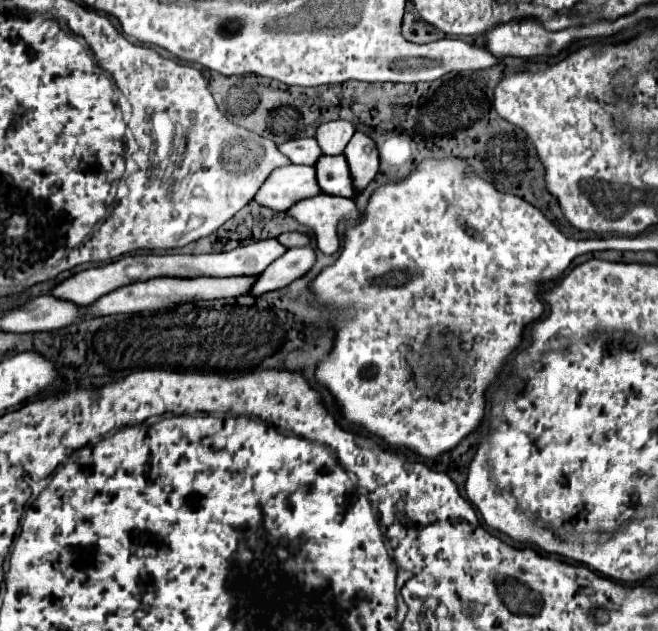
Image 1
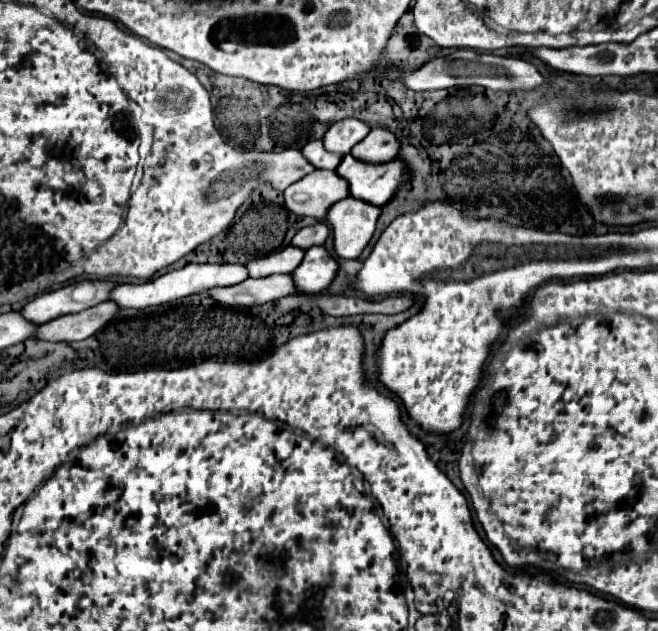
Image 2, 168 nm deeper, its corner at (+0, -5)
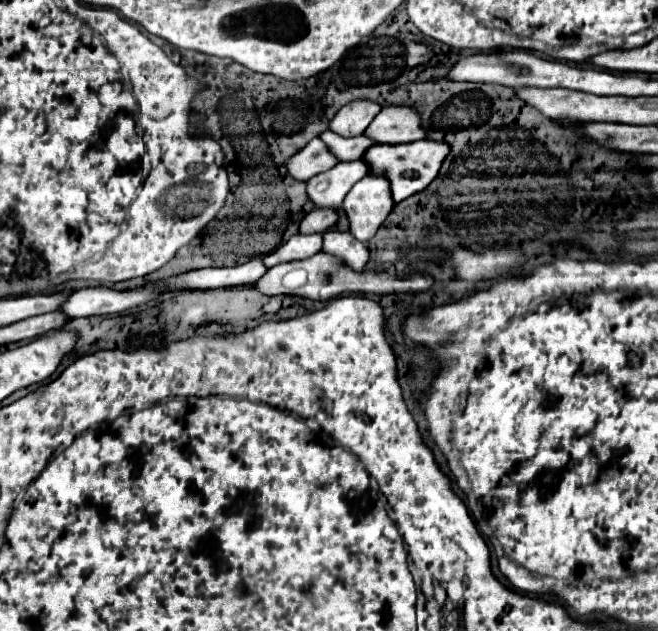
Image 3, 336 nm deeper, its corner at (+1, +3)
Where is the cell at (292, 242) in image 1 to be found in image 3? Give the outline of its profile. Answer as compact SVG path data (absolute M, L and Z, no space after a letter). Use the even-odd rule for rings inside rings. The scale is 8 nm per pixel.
M313 208L301 222L303 234L323 234L337 222L337 210L335 208Z

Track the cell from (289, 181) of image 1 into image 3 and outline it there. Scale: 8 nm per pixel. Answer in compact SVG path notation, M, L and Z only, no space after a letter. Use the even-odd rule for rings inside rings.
M353 160L353 162L339 162L327 172L321 172L307 180L307 194L317 206L333 206L341 208L343 198L353 188L355 182L369 174L367 162Z

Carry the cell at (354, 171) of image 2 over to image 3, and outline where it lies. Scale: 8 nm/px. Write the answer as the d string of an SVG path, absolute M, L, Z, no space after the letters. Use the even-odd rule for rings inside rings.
M417 140L411 144L377 144L371 146L365 152L365 162L371 166L371 172L387 176L393 192L393 200L401 202L407 200L411 194L423 192L439 174L439 168L443 164L443 158L449 156L447 142L435 142L435 140Z

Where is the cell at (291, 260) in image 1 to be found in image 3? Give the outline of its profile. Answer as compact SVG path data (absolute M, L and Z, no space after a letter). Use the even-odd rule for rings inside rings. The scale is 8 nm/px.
M325 232L323 234L323 252L333 254L347 262L353 270L363 270L369 262L367 242L359 242L349 232Z

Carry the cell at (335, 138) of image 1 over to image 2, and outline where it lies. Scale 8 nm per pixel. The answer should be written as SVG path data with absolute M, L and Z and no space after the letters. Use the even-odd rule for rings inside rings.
M346 118L346 120L338 120L334 122L328 132L324 134L322 142L324 148L332 154L348 154L350 148L354 144L358 144L362 138L366 138L366 134L370 132L368 124L354 120L354 118Z

